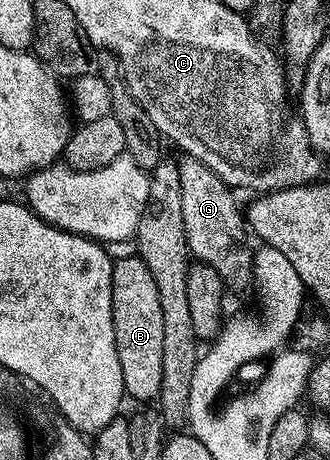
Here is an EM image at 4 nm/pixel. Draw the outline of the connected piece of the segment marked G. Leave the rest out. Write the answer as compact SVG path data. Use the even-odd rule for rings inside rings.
M183 160L178 170L184 203L184 231L191 254L201 264L213 267L229 288L230 285L234 289L241 285L249 286L252 281L254 255L252 245L246 242L248 229L244 224L243 210L234 206L235 194L231 186L225 185L202 161Z

